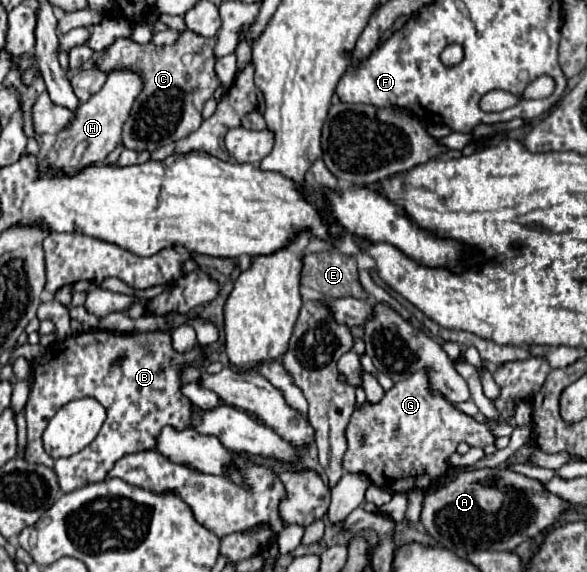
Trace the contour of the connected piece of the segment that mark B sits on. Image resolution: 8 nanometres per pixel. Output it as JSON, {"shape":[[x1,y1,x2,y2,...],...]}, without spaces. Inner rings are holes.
{"shape":[[91,330,91,332,79,332,71,334,65,340,57,342,55,346,47,348,41,360,31,362,31,380,29,380,29,400,25,406,25,418,27,418,27,450,25,460,37,462,53,468,57,476,61,478,61,490,71,492,77,488,83,488,93,482,103,482,115,462,127,454,137,454,143,450,151,450,157,444,157,436,165,426,171,426,175,430,187,430,193,428,193,404,189,398,181,392,181,370,185,366,201,366,205,360,203,348,197,344,191,352,179,354,171,346,171,332,169,330,153,330,153,332,137,332,137,334,119,334,119,332,107,332,107,330],[117,356,123,356,119,364,115,364],[77,398,95,398,105,410,107,420,97,434,97,438,79,454,73,454,69,458,51,458,41,444,41,434,53,414,65,406,71,400]]}

